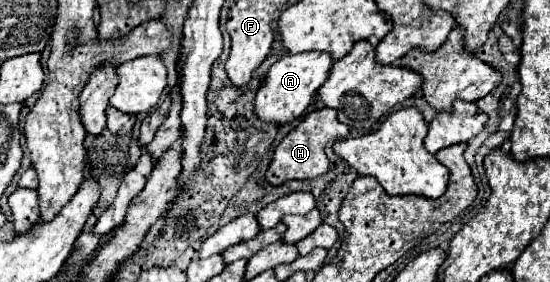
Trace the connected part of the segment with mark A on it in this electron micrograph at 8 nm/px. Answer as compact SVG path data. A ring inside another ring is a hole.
M319 51L281 57L275 65L271 65L271 69L265 77L265 83L261 85L261 89L257 91L257 95L253 99L255 117L259 117L261 121L267 121L267 123L285 125L285 123L291 123L293 119L297 119L299 115L303 115L303 111L313 103L319 85L323 85L323 81L327 79L331 65L333 65L331 55L319 53Z

